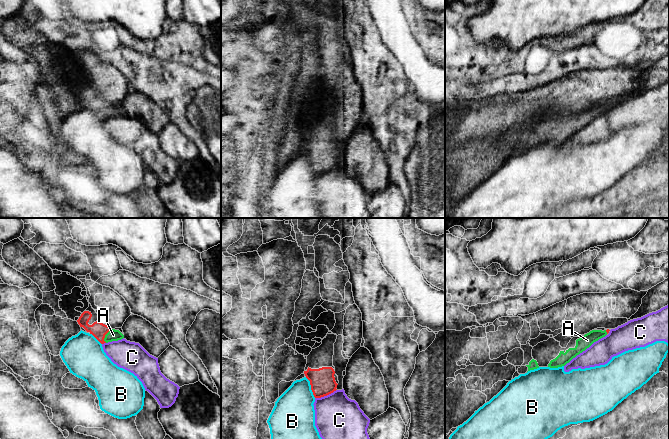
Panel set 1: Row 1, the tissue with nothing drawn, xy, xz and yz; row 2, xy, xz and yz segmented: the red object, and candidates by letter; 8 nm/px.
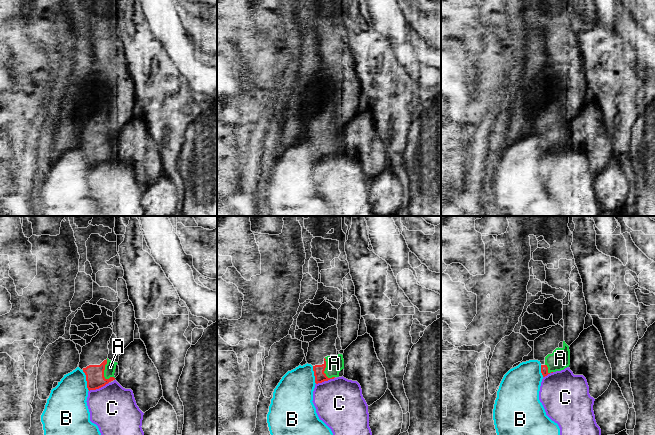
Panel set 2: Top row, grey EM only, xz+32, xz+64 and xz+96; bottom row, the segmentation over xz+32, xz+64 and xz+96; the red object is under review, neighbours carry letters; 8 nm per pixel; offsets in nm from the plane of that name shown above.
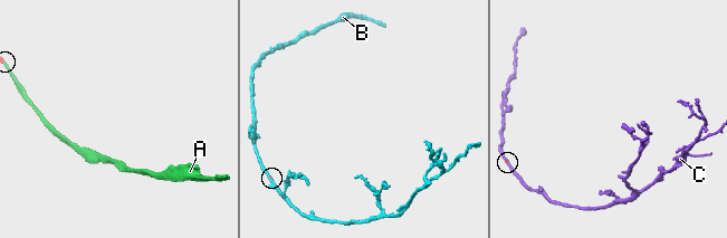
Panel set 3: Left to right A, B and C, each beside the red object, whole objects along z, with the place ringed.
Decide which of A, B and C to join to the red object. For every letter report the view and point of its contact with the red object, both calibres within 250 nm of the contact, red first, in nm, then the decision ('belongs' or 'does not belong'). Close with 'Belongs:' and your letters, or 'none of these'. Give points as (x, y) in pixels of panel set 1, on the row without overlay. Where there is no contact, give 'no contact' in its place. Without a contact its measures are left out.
A: xy (104, 112) | 120/100 nm | belongs
B: xz (311, 163) | 200/320 nm | does not belong
C: xz (325, 171) | 200/380 nm | does not belong
Belongs: A

